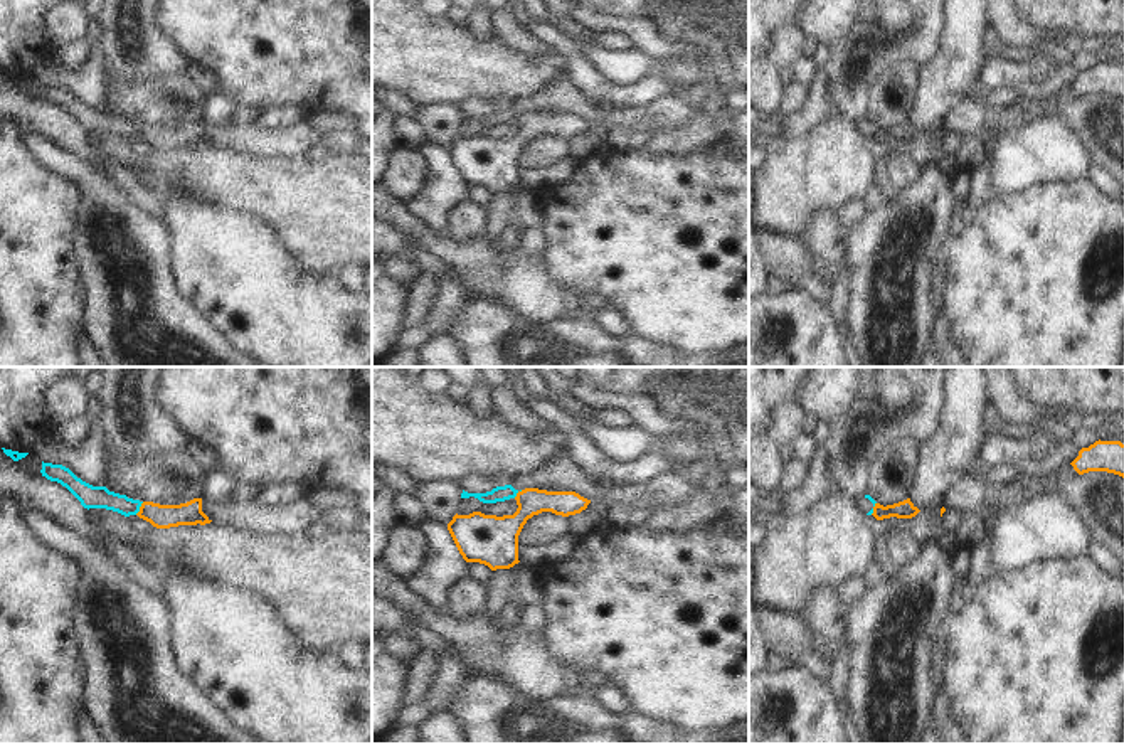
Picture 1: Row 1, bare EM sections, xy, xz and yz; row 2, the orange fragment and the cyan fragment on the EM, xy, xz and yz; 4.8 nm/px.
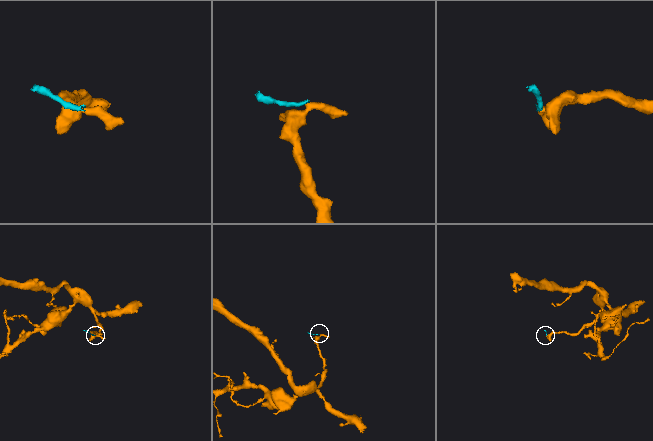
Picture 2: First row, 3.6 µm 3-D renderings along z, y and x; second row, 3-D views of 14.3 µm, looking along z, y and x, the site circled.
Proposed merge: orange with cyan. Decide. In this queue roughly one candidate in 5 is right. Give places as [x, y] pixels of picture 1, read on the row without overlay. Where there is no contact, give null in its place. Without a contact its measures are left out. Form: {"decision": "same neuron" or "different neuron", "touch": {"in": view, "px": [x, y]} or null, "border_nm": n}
{"decision": "different neuron", "touch": {"in": "xy", "px": [140, 132]}, "border_nm": 80}

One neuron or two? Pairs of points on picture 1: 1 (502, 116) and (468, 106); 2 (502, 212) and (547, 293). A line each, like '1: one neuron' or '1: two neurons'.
1: two neurons
2: two neurons

